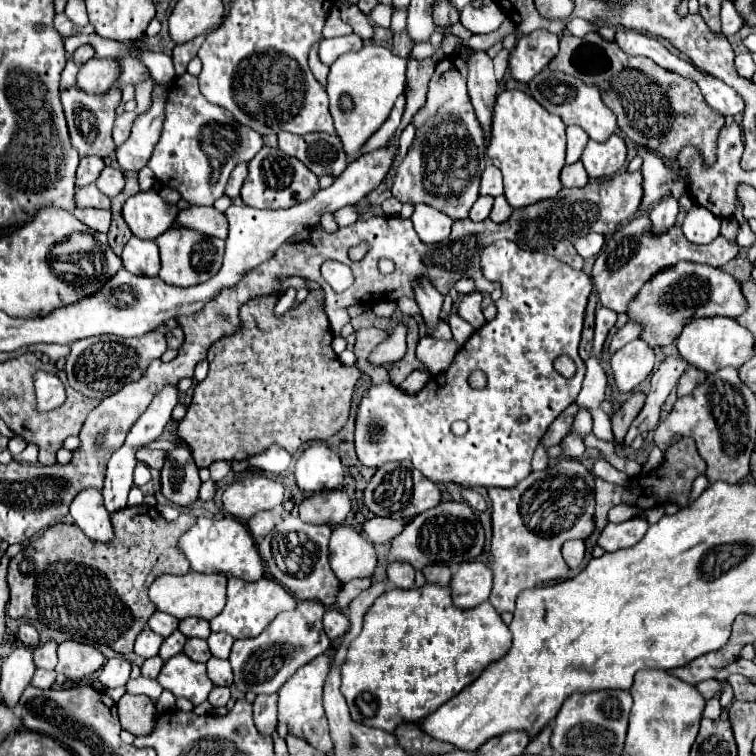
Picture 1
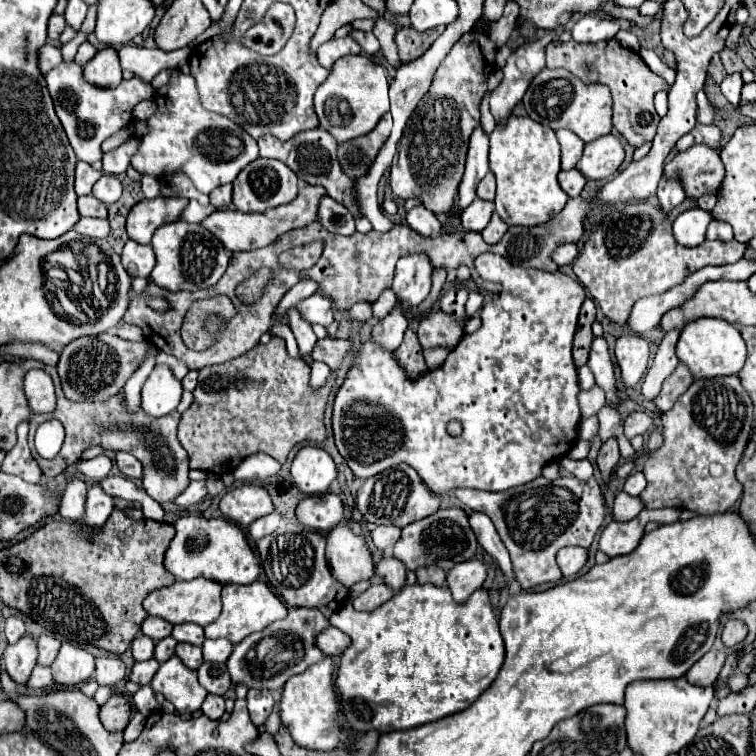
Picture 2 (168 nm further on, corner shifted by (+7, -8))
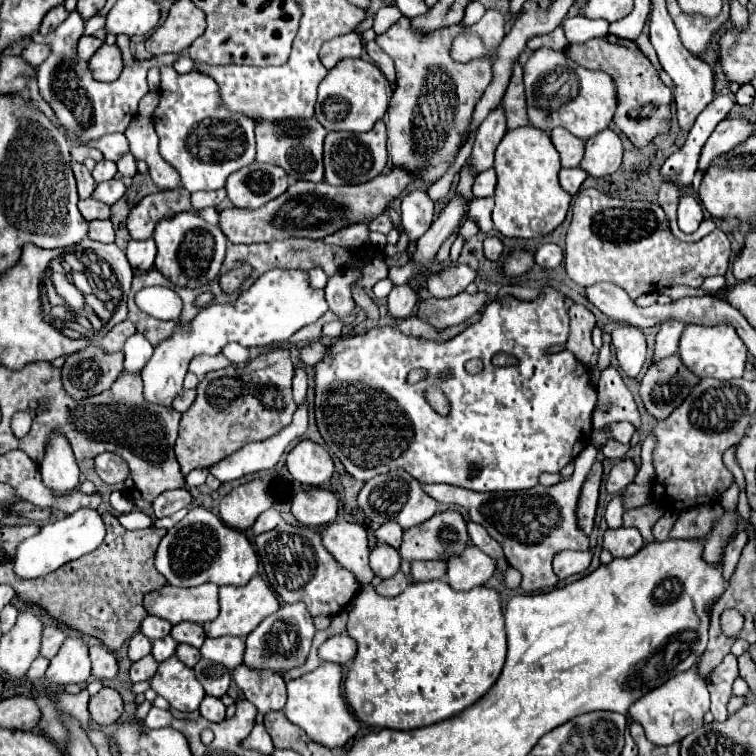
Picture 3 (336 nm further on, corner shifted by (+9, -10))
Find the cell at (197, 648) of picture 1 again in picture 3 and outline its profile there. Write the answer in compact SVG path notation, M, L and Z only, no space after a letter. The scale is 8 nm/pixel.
M178 645L176 647L176 657L188 665L188 667L194 667L198 661L200 661L200 651L196 647L188 647L188 645Z

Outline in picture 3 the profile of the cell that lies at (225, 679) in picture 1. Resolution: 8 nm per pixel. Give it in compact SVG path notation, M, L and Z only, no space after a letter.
M200 659L194 665L194 673L196 673L196 679L200 681L200 685L204 687L206 695L222 697L228 691L230 671L224 665L208 661L208 659Z

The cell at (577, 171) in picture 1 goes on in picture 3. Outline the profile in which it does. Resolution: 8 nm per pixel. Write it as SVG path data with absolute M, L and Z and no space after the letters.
M574 167L574 169L560 169L560 185L564 191L568 191L572 197L580 191L580 185L584 183L586 179L586 171L580 169L580 167Z

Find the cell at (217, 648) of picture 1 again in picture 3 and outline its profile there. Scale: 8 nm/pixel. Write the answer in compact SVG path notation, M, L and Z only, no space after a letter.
M218 637L218 639L206 639L200 647L200 653L204 659L212 659L228 669L238 667L242 663L244 655L244 639L240 637Z

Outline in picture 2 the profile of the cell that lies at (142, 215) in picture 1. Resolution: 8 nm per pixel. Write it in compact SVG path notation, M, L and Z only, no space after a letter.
M156 197L156 199L142 199L136 203L128 215L126 231L128 237L136 243L150 243L154 231L170 221L180 219L188 199L178 197Z

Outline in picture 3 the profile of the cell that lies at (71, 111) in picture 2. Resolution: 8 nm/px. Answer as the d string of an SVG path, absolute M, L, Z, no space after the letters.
M72 11L68 19L62 25L58 25L58 29L48 37L42 37L40 33L32 35L32 41L48 43L52 47L48 59L38 67L38 89L42 99L52 107L60 127L68 133L68 141L72 147L86 147L86 143L100 139L102 135L126 131L134 115L138 115L140 99L148 93L146 85L148 69L154 65L172 65L178 57L176 53L170 53L138 61L132 67L124 67L120 79L102 83L92 79L88 63L78 59L76 55L76 43L82 37L82 31L84 31L84 19L80 17L78 11Z

